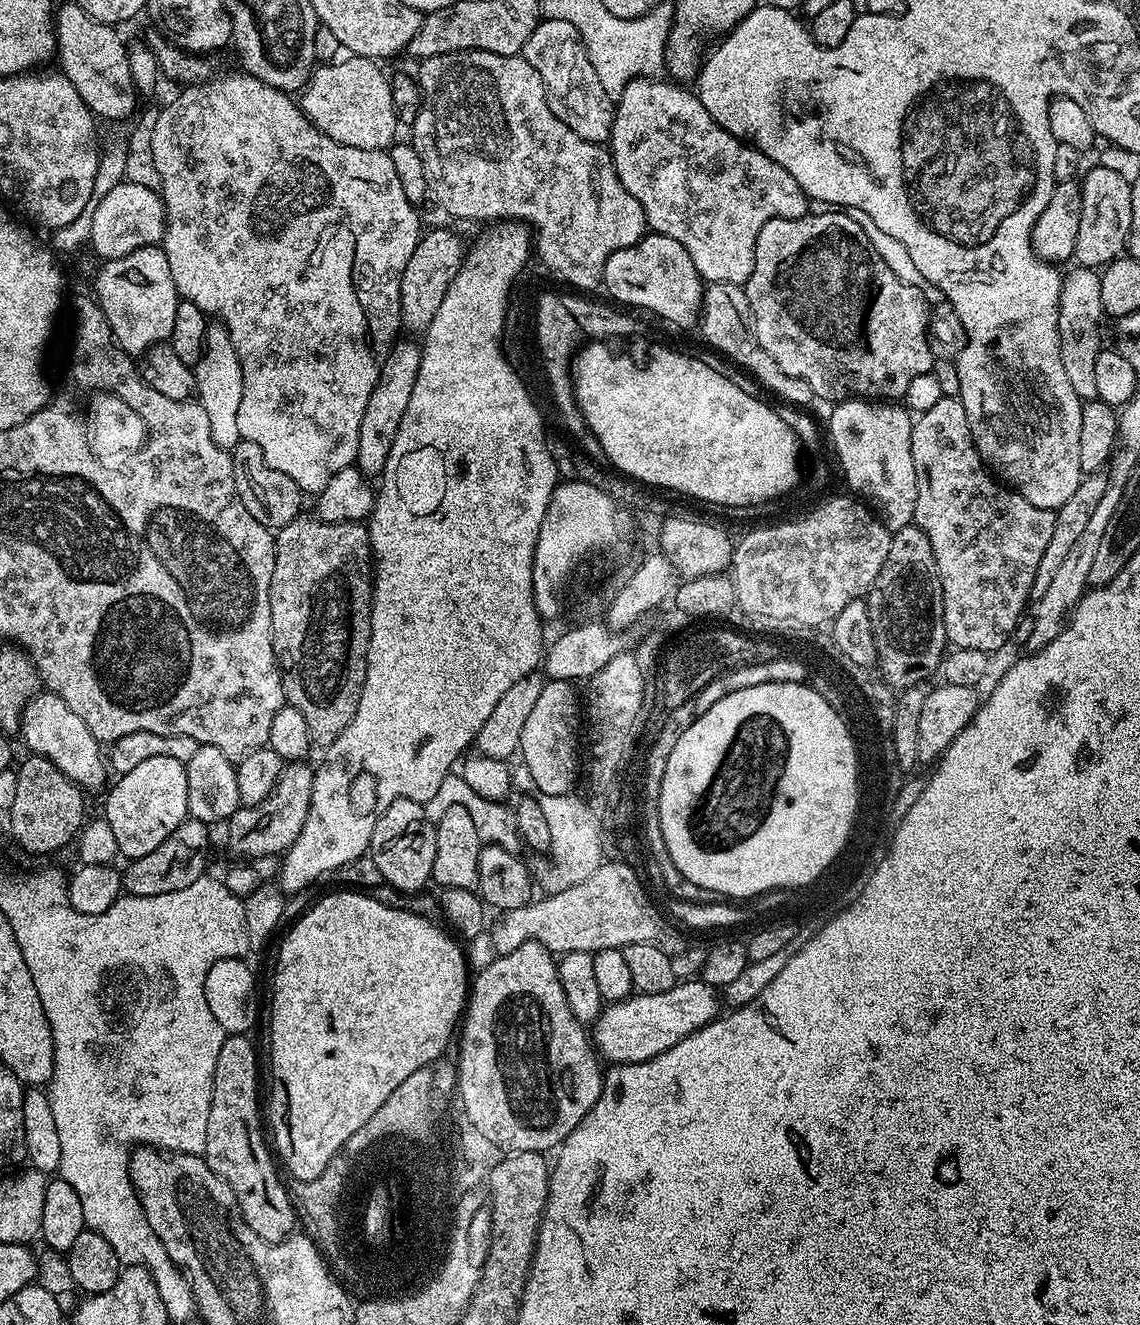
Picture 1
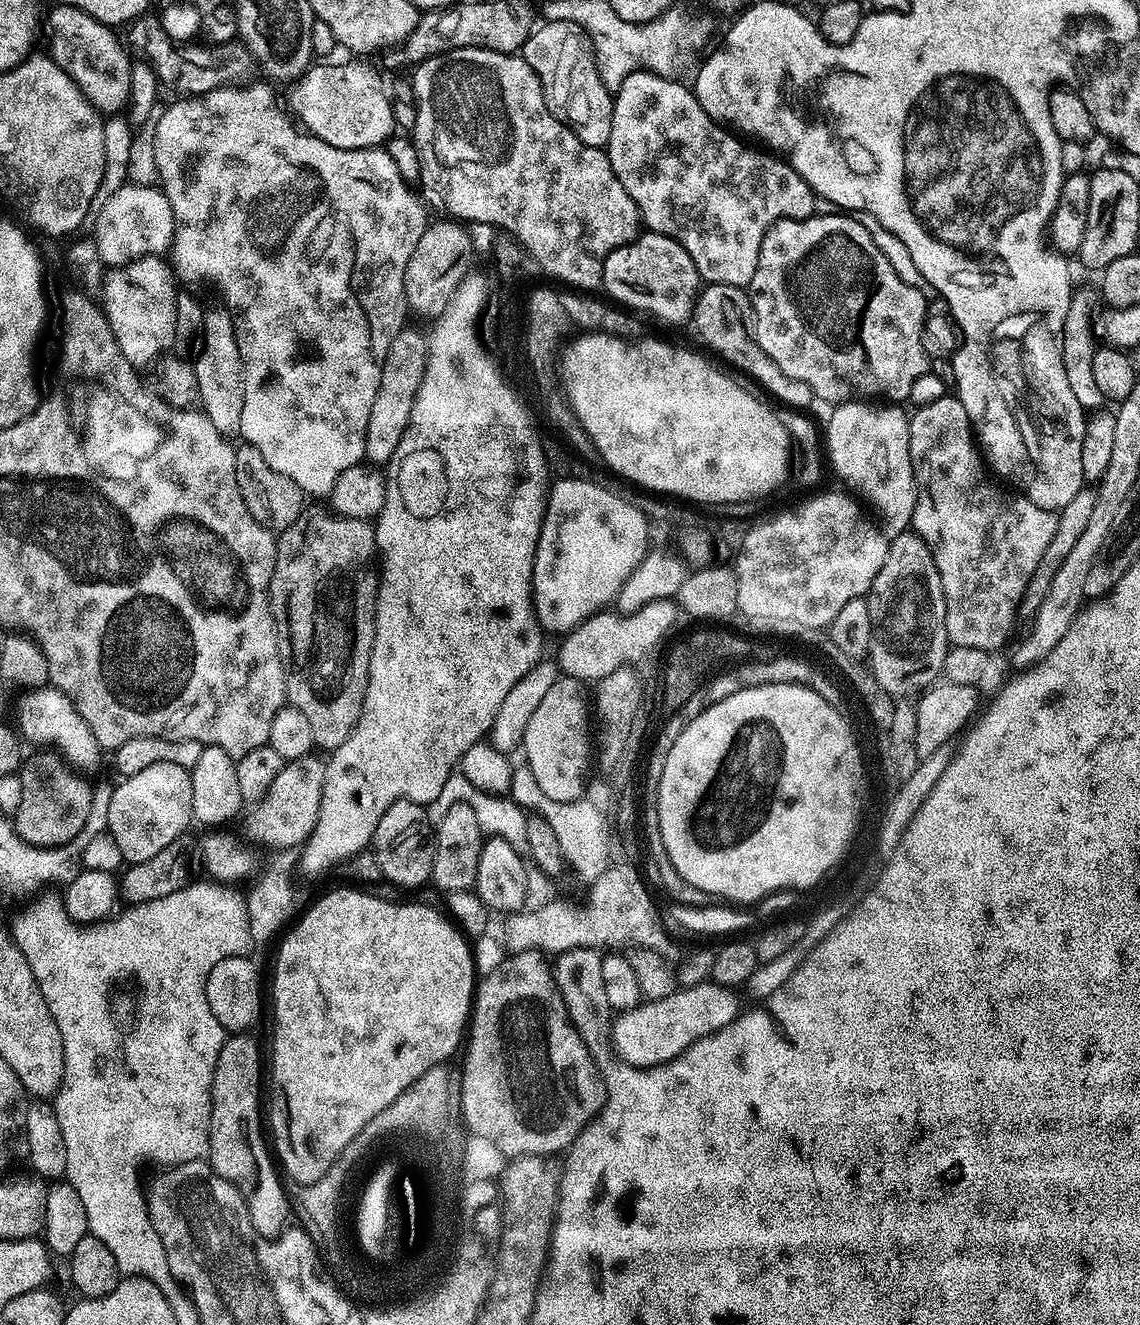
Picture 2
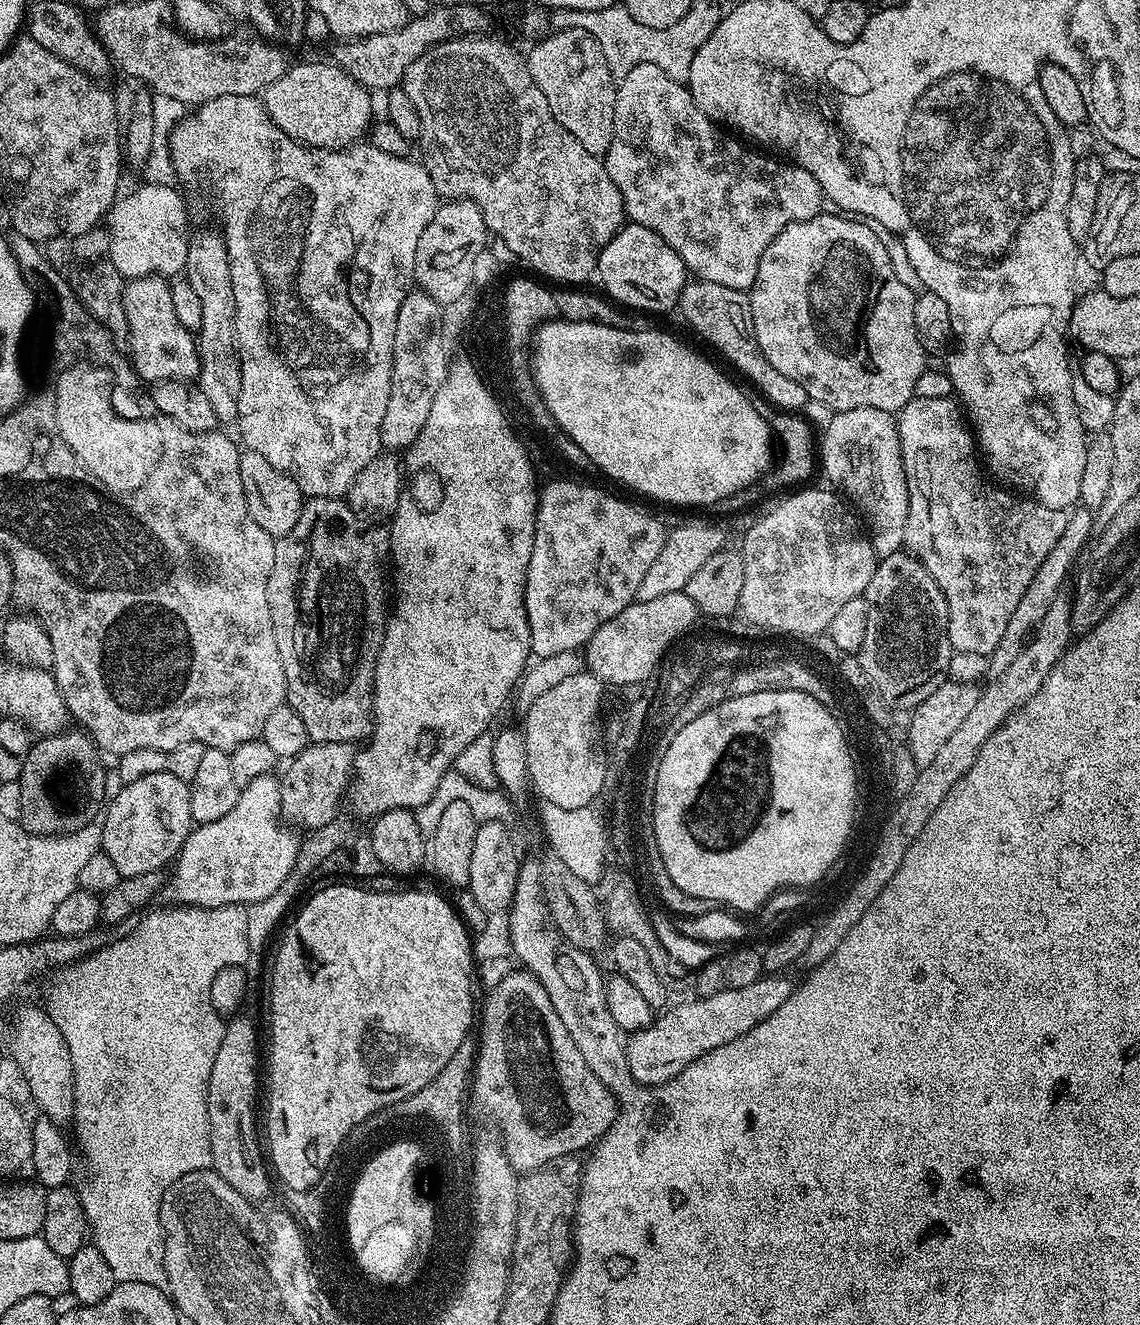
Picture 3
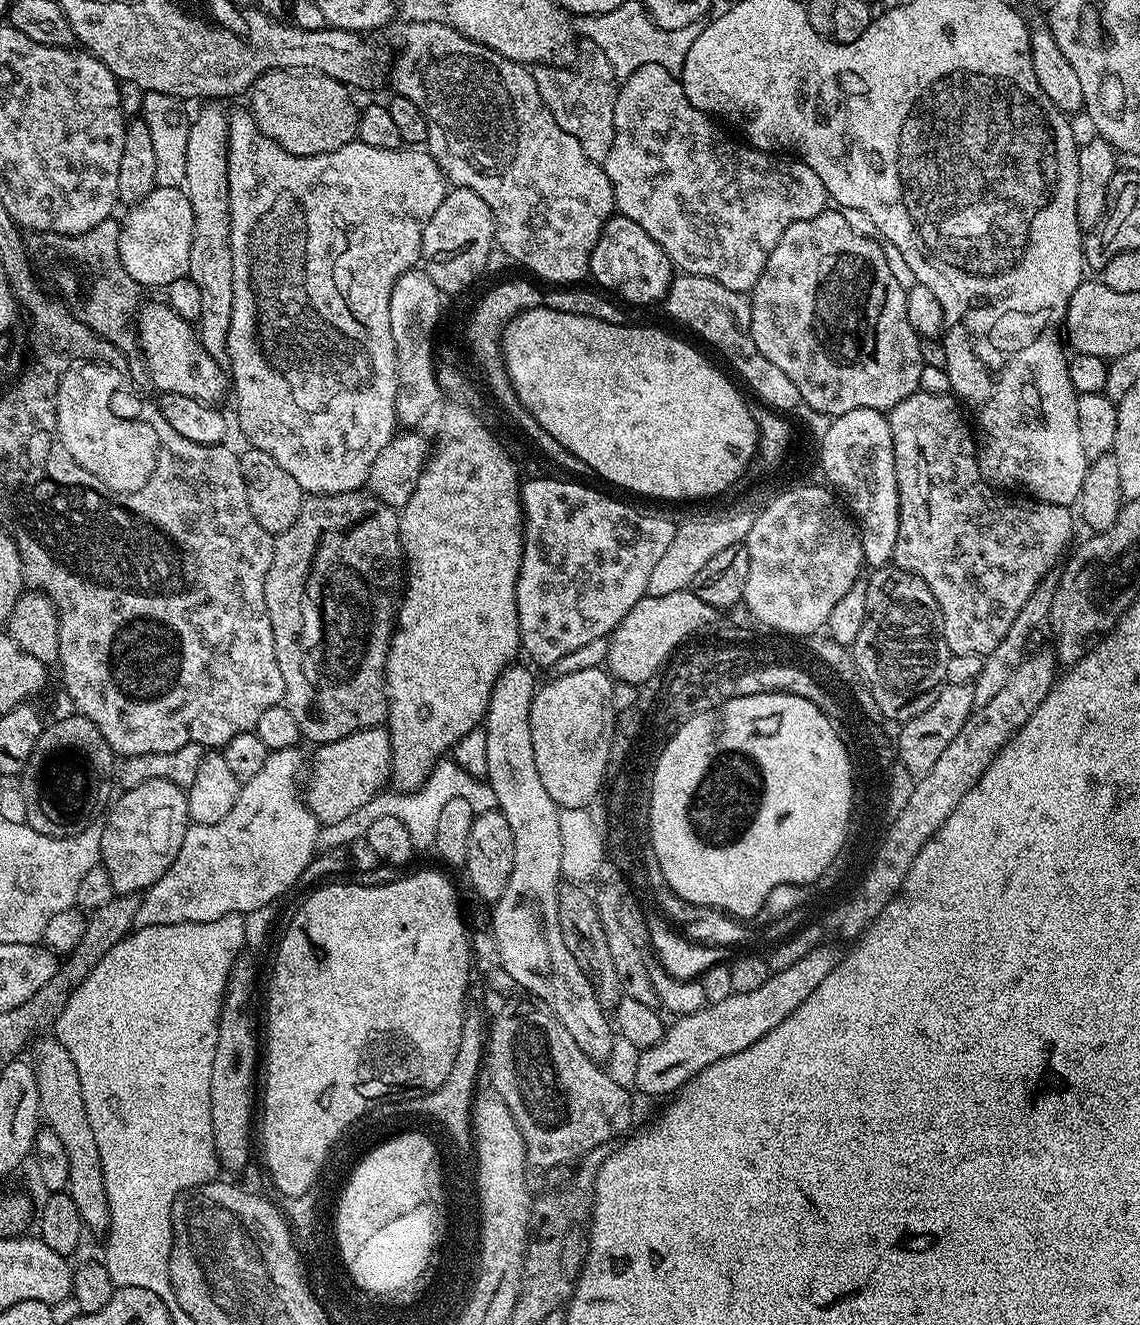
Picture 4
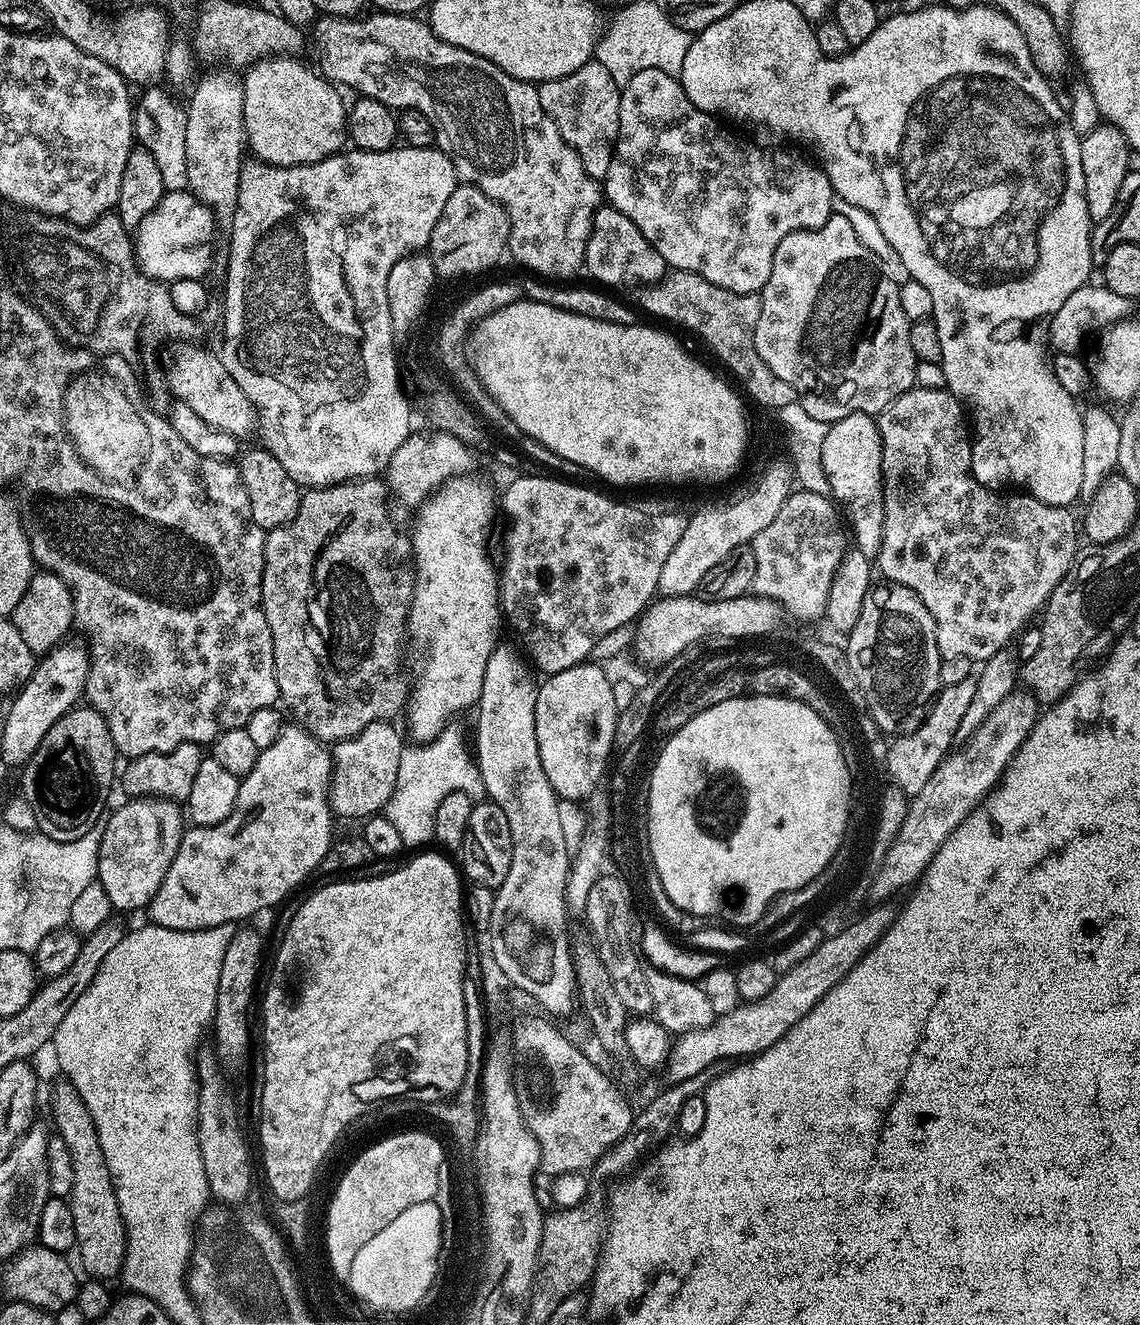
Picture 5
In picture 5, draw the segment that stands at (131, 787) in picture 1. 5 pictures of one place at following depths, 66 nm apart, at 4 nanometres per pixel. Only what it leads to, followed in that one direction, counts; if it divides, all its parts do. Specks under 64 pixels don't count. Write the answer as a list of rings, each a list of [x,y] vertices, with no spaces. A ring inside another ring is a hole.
[[[141,796],[139,798],[128,798],[123,801],[125,804],[117,810],[112,812],[106,822],[106,830],[102,834],[100,849],[98,850],[98,864],[96,880],[102,886],[102,890],[106,890],[106,898],[110,898],[113,909],[124,912],[132,912],[135,908],[140,910],[147,909],[149,902],[154,898],[154,894],[158,890],[158,886],[162,886],[162,878],[166,878],[166,870],[170,870],[170,862],[174,862],[174,854],[180,845],[180,839],[184,837],[186,831],[186,816],[182,811],[181,805],[174,800],[164,800],[161,796]]]

